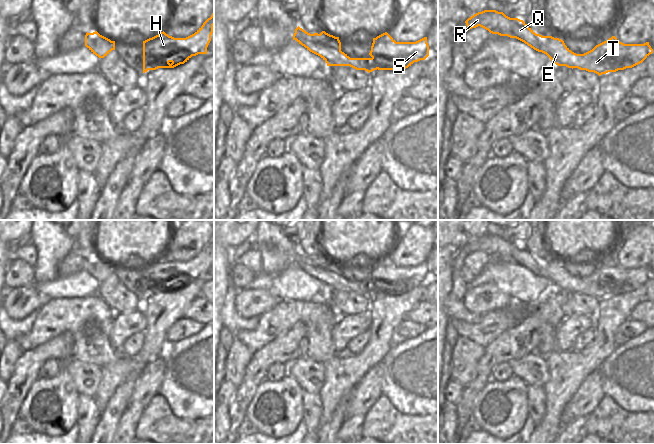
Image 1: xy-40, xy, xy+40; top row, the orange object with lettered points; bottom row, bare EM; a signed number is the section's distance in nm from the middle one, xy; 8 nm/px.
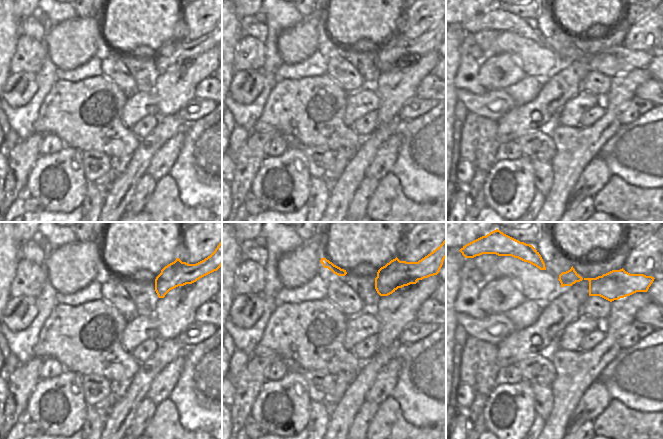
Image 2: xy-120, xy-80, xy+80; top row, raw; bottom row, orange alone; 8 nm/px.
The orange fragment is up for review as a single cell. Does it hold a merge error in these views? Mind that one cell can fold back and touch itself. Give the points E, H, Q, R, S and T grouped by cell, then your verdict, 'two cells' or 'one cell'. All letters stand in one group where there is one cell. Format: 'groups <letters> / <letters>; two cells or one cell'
groups E H Q R S T; one cell

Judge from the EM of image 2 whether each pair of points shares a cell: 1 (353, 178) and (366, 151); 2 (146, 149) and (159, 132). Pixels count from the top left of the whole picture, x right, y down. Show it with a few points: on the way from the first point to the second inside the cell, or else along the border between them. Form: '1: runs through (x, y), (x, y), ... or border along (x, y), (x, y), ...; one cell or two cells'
1: runs through (355, 171), (362, 158); one cell
2: runs through (151, 146), (157, 137); one cell

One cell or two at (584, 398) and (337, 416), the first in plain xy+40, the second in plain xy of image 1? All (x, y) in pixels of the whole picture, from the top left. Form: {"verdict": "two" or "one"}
{"verdict": "two"}

